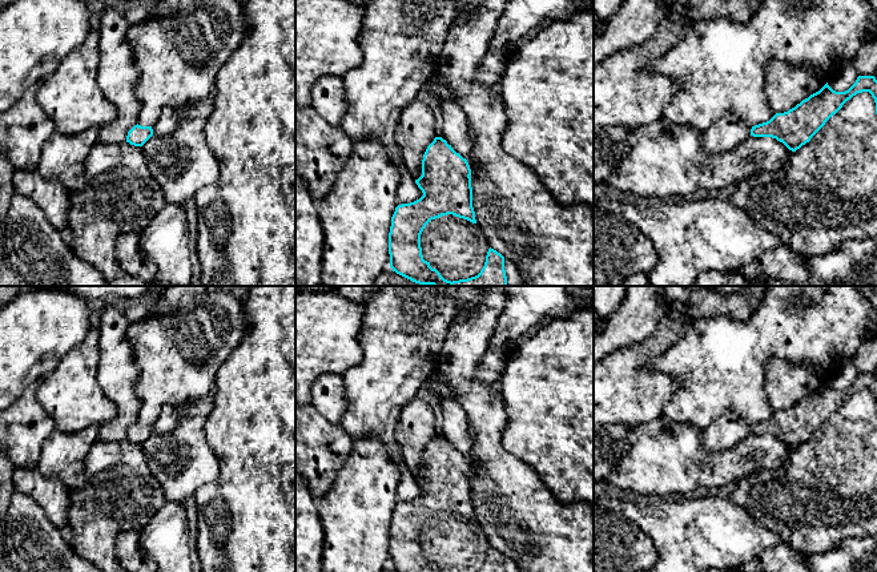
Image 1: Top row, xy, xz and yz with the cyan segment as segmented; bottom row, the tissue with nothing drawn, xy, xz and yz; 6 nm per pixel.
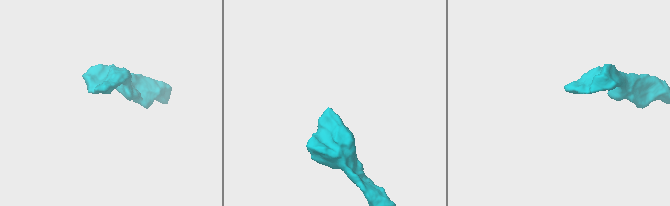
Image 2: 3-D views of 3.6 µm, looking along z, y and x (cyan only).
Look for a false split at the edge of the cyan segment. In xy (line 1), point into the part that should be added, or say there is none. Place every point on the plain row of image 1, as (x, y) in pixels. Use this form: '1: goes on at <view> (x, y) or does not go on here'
1: does not go on here

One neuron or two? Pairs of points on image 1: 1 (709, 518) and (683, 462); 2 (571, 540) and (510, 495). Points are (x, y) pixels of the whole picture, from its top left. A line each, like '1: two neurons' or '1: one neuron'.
1: two neurons
2: one neuron

